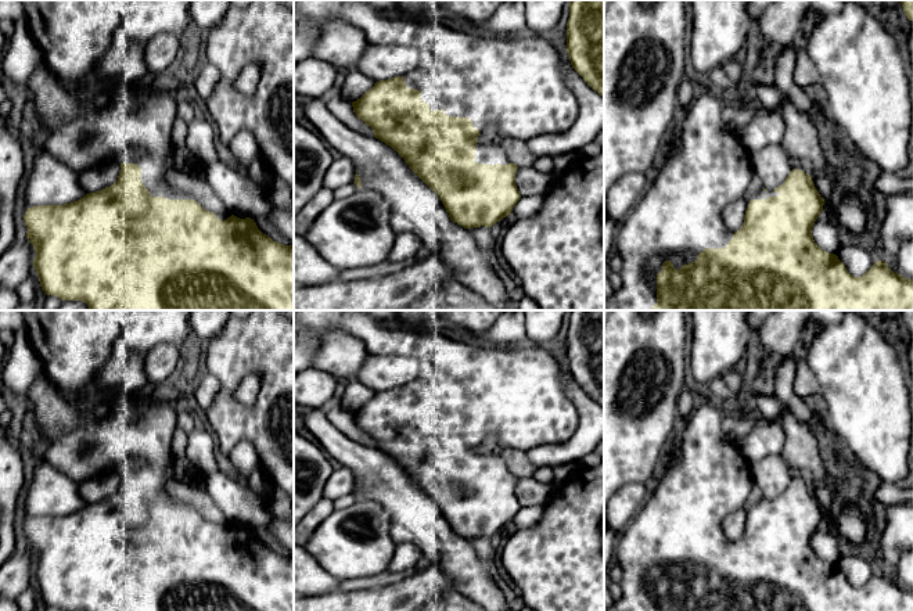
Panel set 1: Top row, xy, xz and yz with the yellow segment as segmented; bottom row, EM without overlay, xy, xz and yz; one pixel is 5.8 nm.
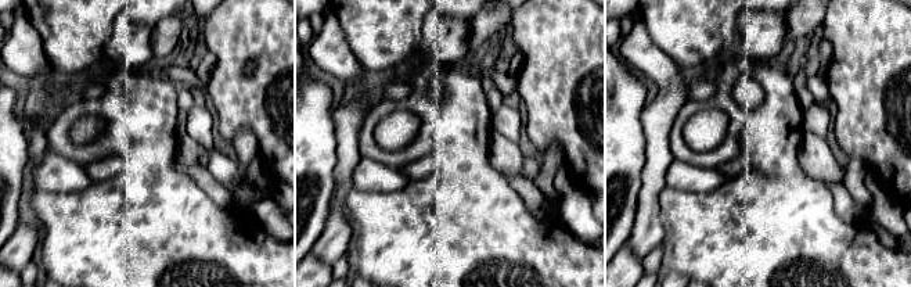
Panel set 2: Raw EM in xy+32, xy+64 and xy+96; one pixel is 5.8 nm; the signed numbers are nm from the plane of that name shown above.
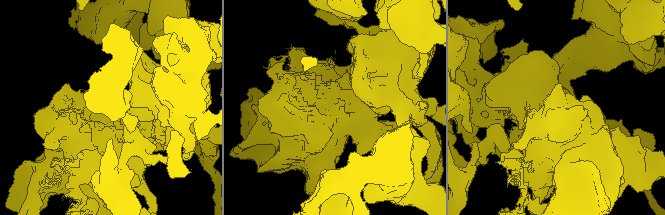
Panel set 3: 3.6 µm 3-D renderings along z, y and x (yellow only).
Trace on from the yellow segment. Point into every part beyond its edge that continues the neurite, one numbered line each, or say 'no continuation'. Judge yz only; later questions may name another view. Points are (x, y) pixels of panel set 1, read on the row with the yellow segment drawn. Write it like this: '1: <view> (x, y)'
1: yz (762, 194)
2: yz (680, 214)

